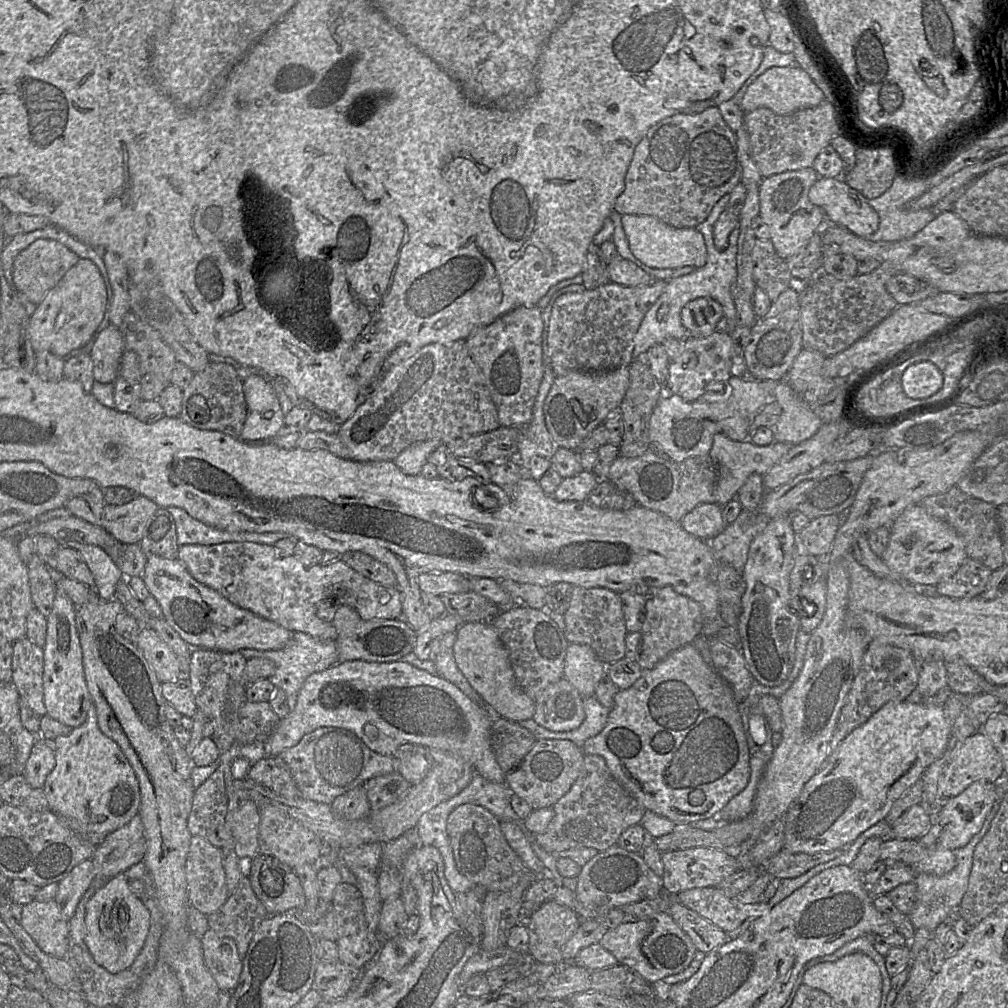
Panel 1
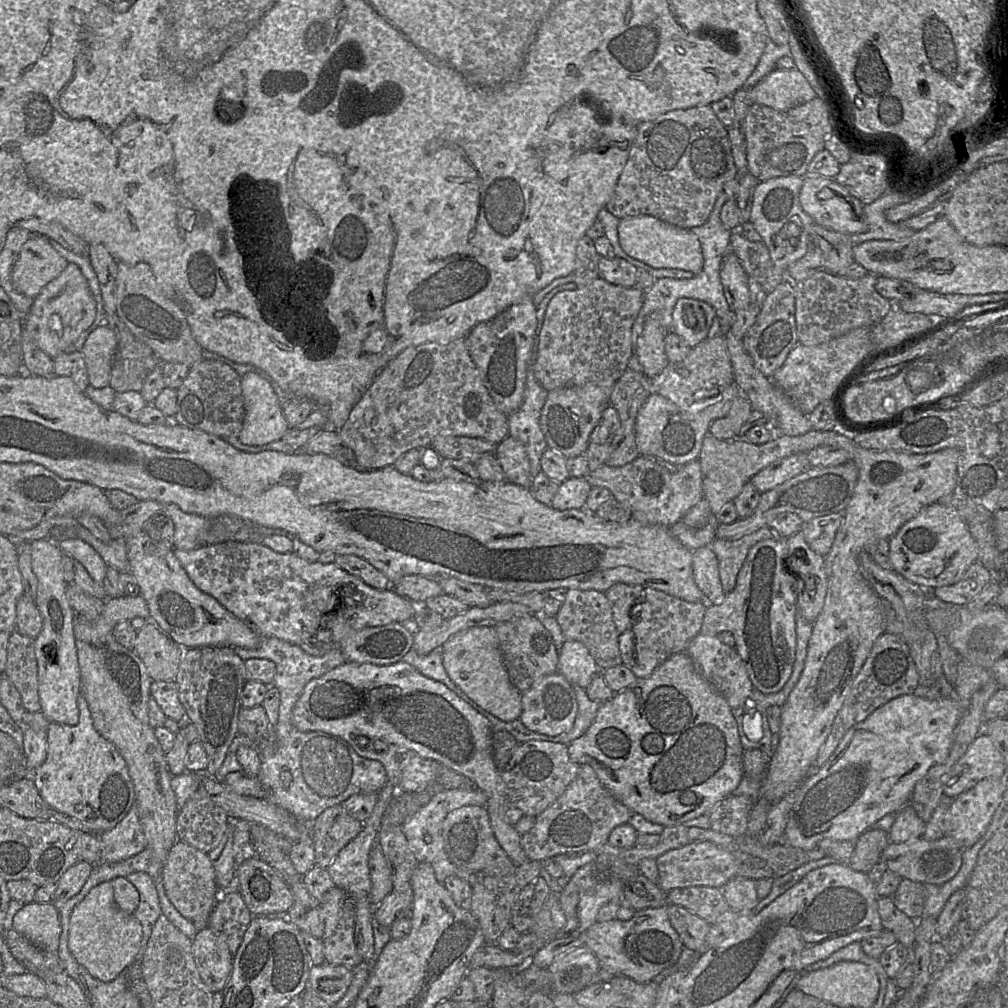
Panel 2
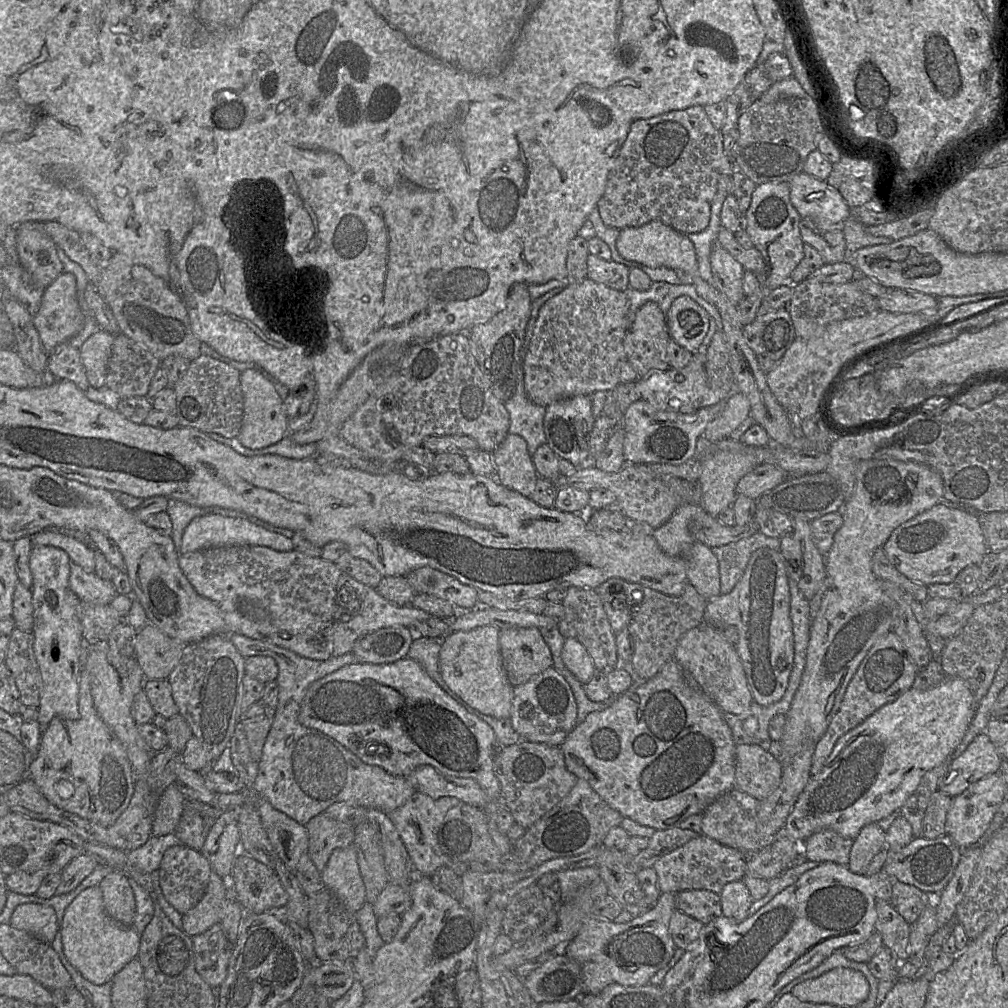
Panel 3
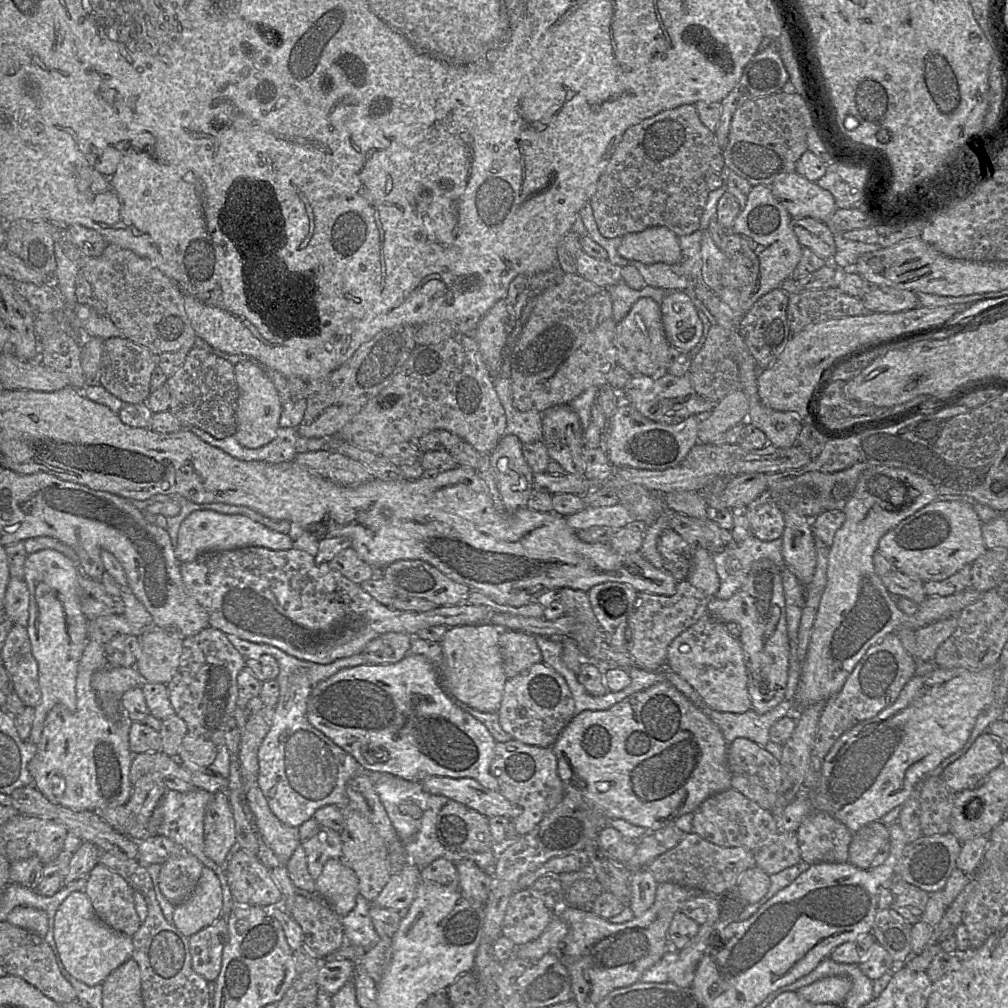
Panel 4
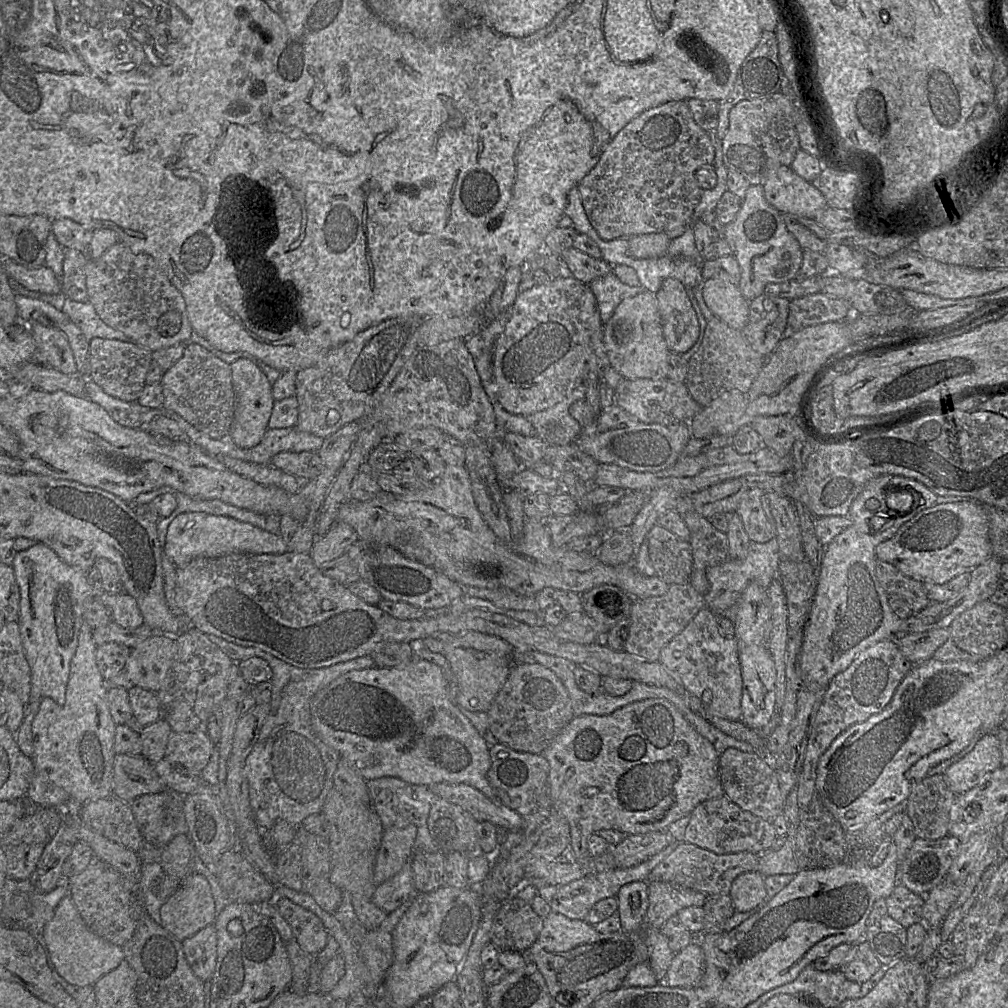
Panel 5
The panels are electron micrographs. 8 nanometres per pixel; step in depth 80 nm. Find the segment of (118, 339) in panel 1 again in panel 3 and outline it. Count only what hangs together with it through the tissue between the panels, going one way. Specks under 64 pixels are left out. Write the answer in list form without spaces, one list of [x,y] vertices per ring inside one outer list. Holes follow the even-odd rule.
[[[100,329],[90,335],[79,348],[86,378],[93,388],[100,388],[105,385],[113,340],[113,335]]]

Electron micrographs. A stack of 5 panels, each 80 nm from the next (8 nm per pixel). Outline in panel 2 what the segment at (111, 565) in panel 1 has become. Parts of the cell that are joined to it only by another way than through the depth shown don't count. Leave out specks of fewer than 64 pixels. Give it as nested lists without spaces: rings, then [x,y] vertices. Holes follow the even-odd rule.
[[[64,538],[55,540],[64,555],[69,555],[79,561],[98,584],[102,584],[108,565],[100,554],[80,538]]]

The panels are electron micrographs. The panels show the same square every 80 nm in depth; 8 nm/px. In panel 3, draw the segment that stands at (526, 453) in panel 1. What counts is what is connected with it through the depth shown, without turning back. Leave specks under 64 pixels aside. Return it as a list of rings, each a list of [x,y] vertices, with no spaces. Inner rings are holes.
[[[521,365],[514,393],[503,404],[509,415],[508,432],[521,436],[527,444],[528,453],[533,455],[546,442],[543,430],[545,407],[527,397]]]

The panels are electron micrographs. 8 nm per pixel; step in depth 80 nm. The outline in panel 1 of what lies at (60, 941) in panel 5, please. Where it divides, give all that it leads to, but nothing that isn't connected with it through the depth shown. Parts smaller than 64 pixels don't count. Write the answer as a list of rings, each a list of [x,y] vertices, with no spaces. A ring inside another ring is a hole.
[[[124,873],[111,878],[86,904],[85,944],[95,962],[115,974],[130,967],[143,949],[149,928],[150,911],[129,887]]]

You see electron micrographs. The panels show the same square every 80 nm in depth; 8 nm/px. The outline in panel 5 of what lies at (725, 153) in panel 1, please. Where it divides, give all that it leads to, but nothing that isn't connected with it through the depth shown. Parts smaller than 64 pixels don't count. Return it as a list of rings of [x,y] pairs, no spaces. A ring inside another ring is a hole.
[[[686,100],[669,101],[649,108],[616,134],[598,163],[578,183],[577,189],[586,216],[604,240],[659,232],[672,240],[691,226],[691,217],[700,202],[703,189],[695,178],[696,170],[703,165],[712,165],[714,158],[715,148],[709,132],[695,122]]]

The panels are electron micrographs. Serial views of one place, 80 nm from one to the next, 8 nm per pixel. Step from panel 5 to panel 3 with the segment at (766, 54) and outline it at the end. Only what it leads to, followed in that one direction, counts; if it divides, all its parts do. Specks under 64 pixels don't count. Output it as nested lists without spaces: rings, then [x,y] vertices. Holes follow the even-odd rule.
[[[772,53],[762,64],[754,66],[725,99],[726,116],[720,129],[726,156],[733,163],[739,138],[738,120],[744,111],[758,100],[773,84],[793,75],[785,54]]]

